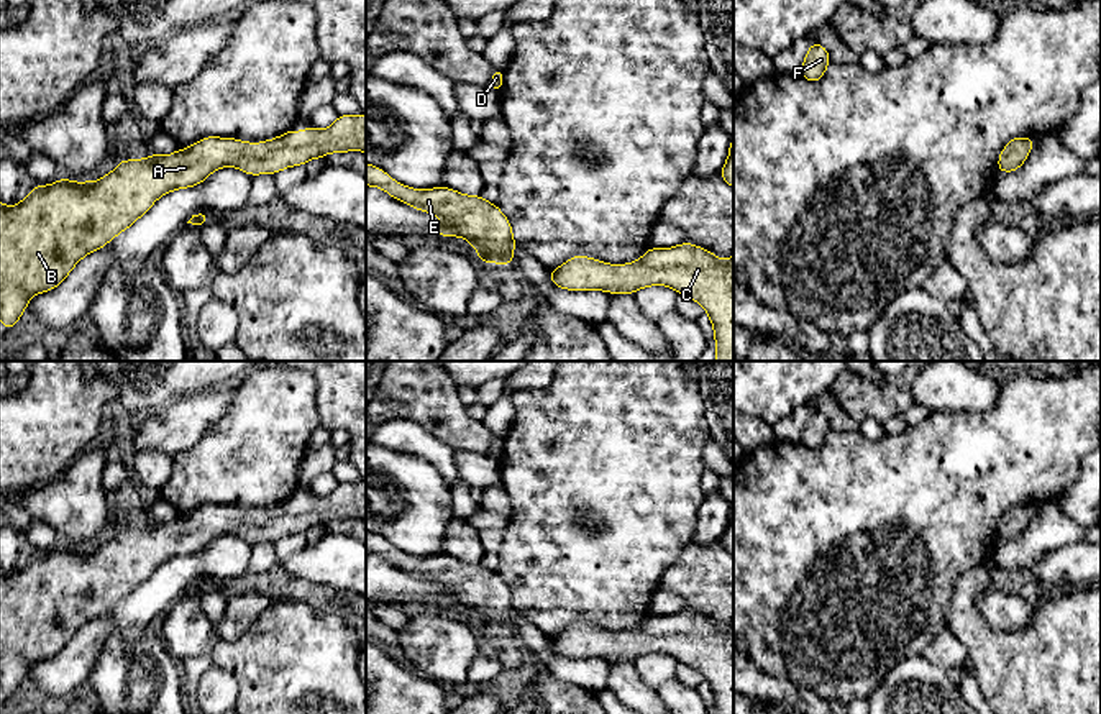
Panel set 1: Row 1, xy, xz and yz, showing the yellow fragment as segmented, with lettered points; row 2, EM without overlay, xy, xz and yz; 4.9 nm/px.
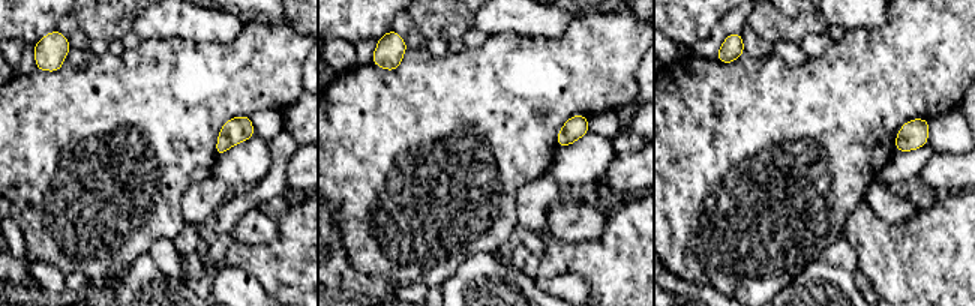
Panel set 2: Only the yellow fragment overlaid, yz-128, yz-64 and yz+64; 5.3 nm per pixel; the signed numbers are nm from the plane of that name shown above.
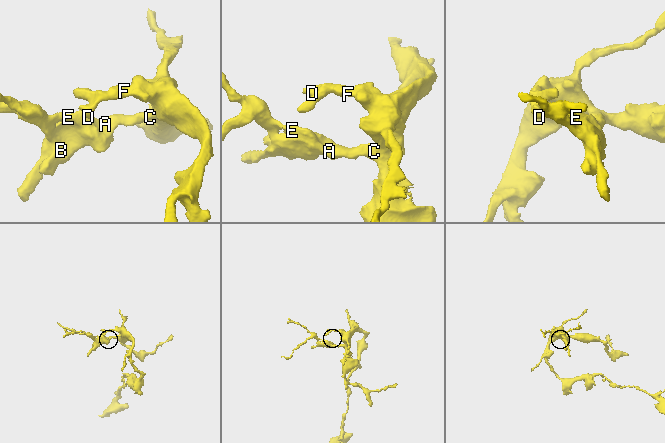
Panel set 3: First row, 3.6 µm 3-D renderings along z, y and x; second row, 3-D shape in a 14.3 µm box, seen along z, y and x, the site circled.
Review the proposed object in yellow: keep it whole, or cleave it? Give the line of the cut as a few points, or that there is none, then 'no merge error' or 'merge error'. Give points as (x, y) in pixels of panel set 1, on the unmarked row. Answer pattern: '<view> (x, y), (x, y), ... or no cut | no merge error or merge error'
no cut | no merge error

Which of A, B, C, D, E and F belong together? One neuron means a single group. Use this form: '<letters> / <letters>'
A B C D E F

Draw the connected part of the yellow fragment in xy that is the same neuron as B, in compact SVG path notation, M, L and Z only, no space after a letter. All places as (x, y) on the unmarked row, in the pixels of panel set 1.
M364 481L338 483L327 497L289 497L261 510L207 504L172 522L151 520L146 527L118 527L116 537L97 550L61 545L49 553L36 552L16 573L7 574L0 570L0 688L7 698L13 698L33 663L56 657L84 624L103 616L143 584L159 565L176 556L199 553L220 535L238 535L251 545L274 543L290 533L346 519L366 520Z

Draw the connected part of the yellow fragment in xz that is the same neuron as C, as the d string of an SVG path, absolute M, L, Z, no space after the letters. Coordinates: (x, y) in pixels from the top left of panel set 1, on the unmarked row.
M691 611L648 616L628 632L609 632L589 624L571 624L550 648L566 658L635 661L648 653L668 653L699 670L714 696L715 714L733 714L733 622L722 629Z

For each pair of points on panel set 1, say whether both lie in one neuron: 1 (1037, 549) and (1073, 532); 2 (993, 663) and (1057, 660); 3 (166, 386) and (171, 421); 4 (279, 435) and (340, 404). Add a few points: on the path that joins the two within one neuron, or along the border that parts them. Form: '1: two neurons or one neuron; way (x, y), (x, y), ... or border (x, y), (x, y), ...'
1: one neuron; way (1046, 540), (1054, 532), (1065, 532)
2: one neuron; way (1009, 663), (1041, 663)
3: two neurons; border (205, 389), (179, 396), (143, 416)
4: two neurons; border (314, 378), (317, 386), (317, 412), (322, 424)

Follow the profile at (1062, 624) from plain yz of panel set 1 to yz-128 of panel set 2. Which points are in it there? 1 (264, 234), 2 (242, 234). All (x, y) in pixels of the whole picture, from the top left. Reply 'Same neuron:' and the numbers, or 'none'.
Same neuron: none

